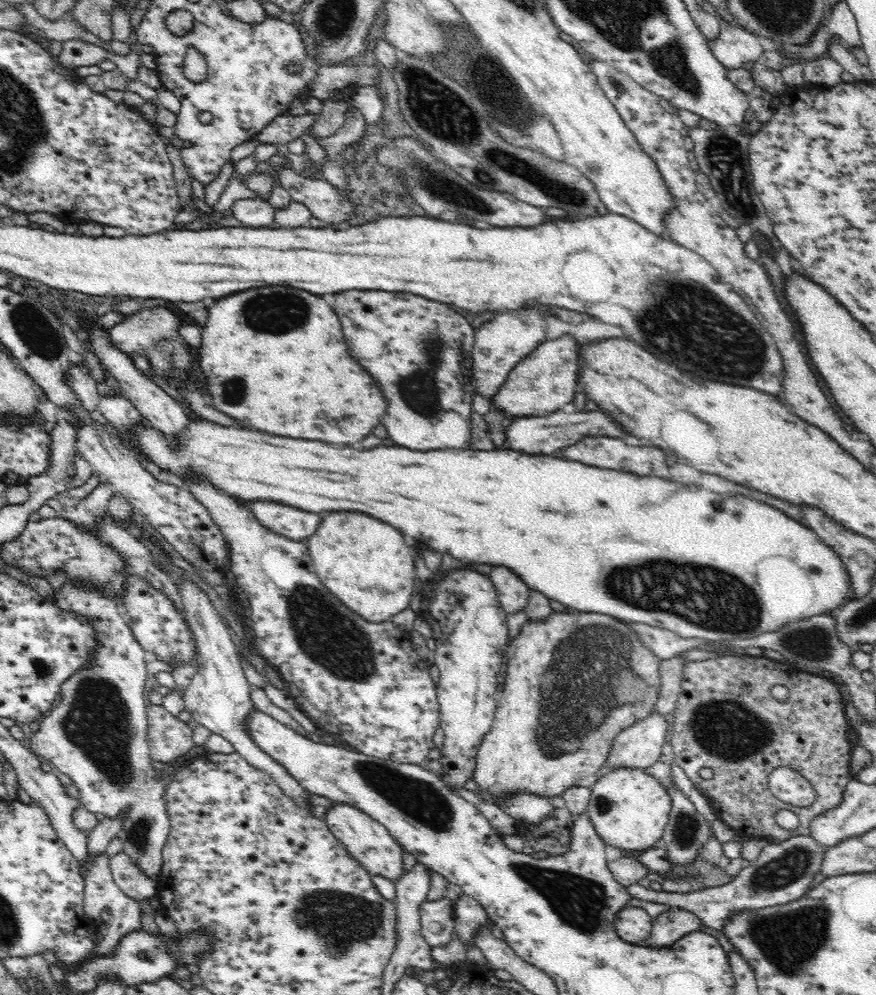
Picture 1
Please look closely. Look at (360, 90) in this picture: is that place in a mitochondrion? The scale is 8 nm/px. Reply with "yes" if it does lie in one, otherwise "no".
no

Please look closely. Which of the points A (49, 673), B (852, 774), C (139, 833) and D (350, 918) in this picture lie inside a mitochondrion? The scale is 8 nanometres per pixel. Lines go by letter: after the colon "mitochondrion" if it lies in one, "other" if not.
A: mitochondrion
B: other
C: mitochondrion
D: mitochondrion

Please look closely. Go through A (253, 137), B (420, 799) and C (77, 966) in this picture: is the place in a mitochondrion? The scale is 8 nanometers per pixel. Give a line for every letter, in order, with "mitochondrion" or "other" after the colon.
A: other
B: mitochondrion
C: other

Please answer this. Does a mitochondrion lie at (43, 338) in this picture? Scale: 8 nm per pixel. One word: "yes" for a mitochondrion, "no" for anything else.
yes

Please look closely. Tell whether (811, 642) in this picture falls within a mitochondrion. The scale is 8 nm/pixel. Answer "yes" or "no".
yes

